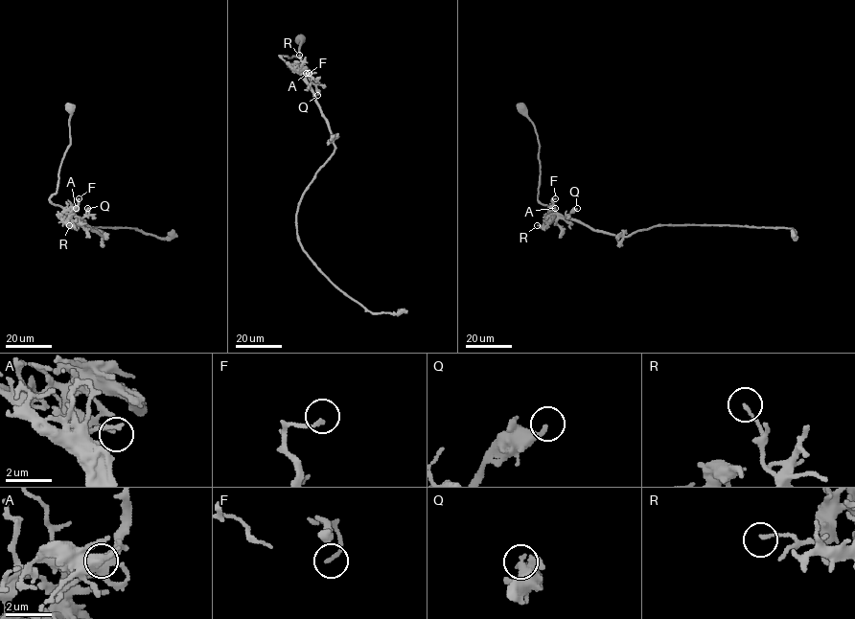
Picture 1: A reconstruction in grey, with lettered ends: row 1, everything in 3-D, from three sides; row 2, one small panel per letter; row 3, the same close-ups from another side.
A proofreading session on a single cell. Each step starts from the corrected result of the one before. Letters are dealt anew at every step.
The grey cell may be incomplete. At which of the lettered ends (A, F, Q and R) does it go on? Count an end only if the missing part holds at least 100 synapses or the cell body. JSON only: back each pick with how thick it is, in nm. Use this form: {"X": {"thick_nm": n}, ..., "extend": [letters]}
{"extend": []}

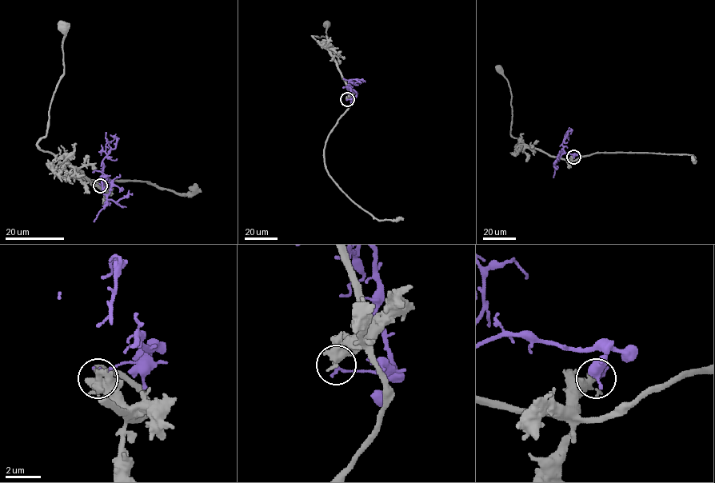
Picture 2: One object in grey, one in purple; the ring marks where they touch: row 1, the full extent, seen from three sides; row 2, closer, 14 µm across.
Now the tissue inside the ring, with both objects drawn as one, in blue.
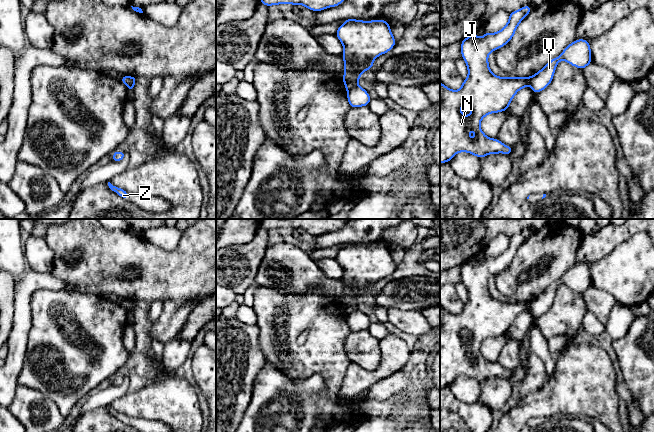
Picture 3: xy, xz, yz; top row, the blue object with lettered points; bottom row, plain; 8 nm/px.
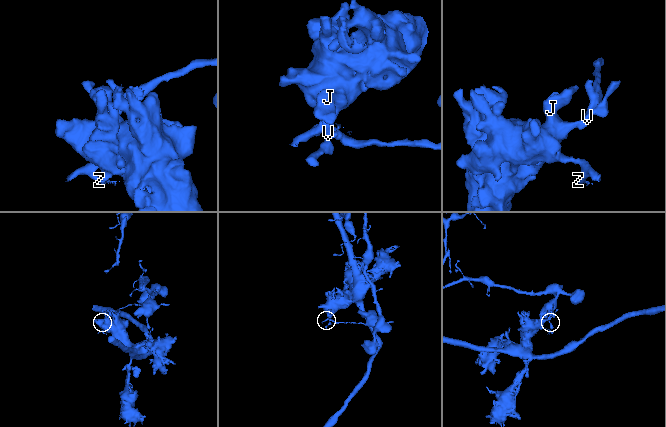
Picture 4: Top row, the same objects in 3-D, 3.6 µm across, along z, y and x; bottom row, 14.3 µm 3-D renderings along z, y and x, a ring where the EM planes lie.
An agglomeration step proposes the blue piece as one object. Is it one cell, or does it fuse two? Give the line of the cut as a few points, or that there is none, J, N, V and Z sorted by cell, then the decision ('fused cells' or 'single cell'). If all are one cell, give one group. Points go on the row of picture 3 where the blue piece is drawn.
xy (132, 77), (132, 82), (127, 87) | J N Z / V | fused cells

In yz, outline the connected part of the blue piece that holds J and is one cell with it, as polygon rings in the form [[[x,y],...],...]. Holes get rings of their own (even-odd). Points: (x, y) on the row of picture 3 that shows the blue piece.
[[[529,5],[523,6],[510,13],[508,23],[500,31],[485,32],[481,38],[472,33],[461,41],[461,55],[467,65],[468,77],[457,91],[440,82],[440,164],[450,162],[458,152],[467,152],[479,159],[492,153],[511,155],[513,147],[503,144],[498,139],[487,137],[481,130],[480,123],[486,115],[507,111],[513,97],[531,83],[531,78],[494,75],[489,68],[488,55],[510,42],[518,25],[531,10],[532,7]],[[463,105],[471,109],[469,116],[462,114]]]

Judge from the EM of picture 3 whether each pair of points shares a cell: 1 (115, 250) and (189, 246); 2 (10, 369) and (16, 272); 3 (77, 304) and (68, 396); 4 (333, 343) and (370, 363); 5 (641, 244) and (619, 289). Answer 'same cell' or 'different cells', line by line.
1: same cell
2: different cells
3: same cell
4: different cells
5: same cell

